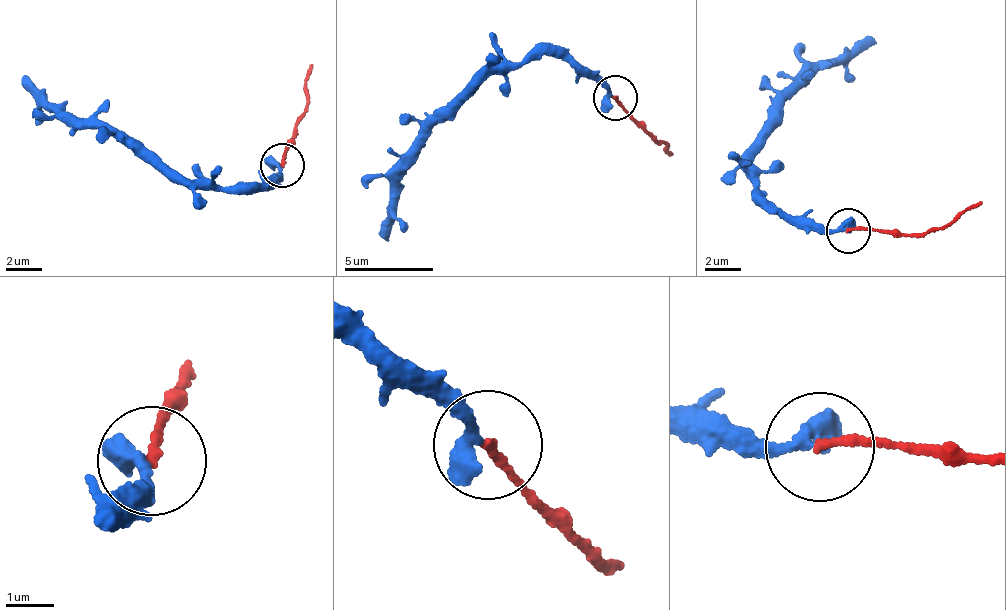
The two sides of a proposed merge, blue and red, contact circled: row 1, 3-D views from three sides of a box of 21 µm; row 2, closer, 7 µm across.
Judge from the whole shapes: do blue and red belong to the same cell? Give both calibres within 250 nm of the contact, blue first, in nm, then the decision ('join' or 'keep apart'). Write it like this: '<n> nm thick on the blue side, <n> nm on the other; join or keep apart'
440 nm thick on the blue side, 160 nm on the other; keep apart

